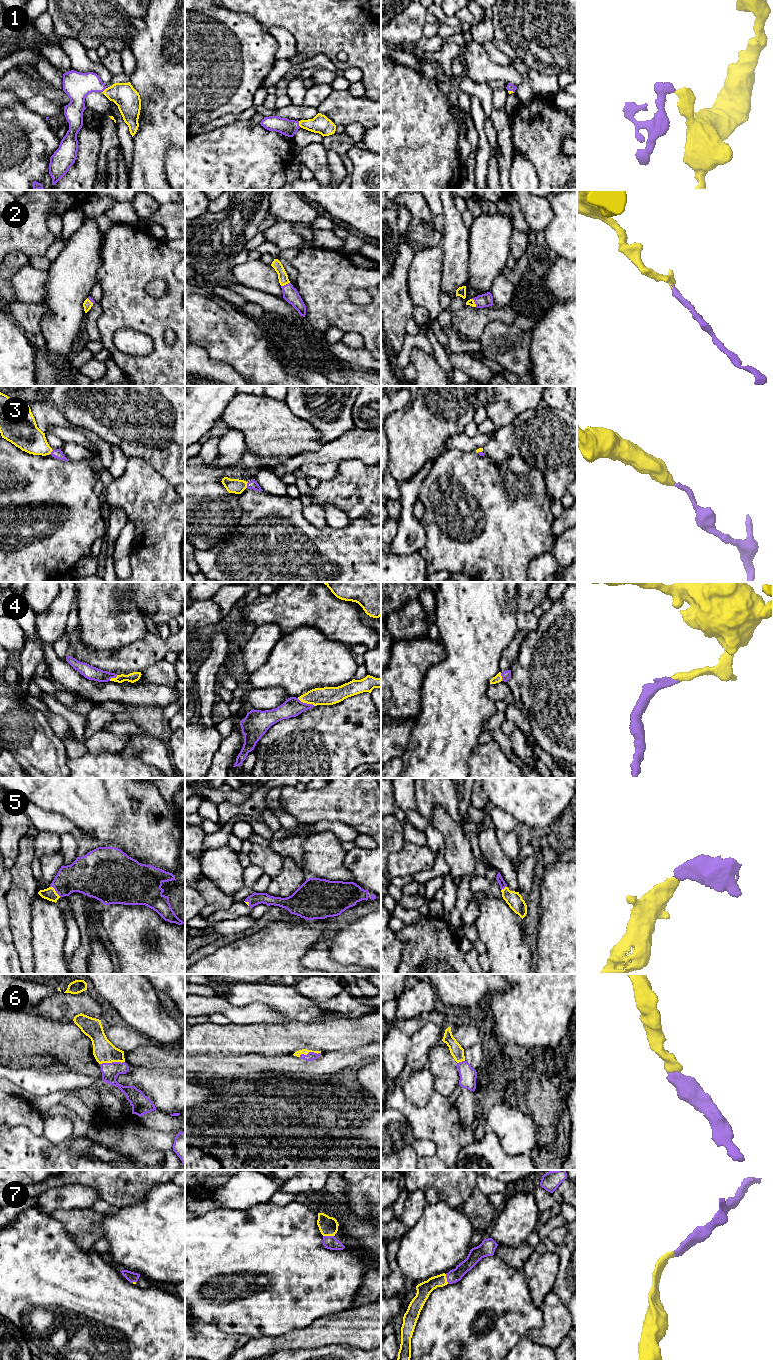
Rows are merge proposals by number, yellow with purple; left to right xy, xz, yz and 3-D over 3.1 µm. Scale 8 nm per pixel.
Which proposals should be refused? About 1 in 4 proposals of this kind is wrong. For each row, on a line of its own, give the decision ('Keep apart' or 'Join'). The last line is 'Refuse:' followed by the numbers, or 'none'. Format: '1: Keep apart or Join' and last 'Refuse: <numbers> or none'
1: Join
2: Join
3: Join
4: Join
5: Join
6: Join
7: Join
Refuse: none

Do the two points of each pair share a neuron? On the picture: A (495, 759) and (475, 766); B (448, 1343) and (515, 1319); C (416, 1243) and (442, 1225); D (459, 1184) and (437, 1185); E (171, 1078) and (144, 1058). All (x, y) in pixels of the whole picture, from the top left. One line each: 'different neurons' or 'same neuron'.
A: same neuron
B: same neuron
C: same neuron
D: same neuron
E: different neurons

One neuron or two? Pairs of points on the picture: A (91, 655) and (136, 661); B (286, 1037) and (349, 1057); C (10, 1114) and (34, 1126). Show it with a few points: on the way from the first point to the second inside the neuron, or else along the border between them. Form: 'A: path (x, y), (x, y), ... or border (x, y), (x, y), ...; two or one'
A: path (102, 660), (125, 660); one
B: border (355, 1048), (321, 1053); two
C: path (16, 1114), (28, 1120); one

